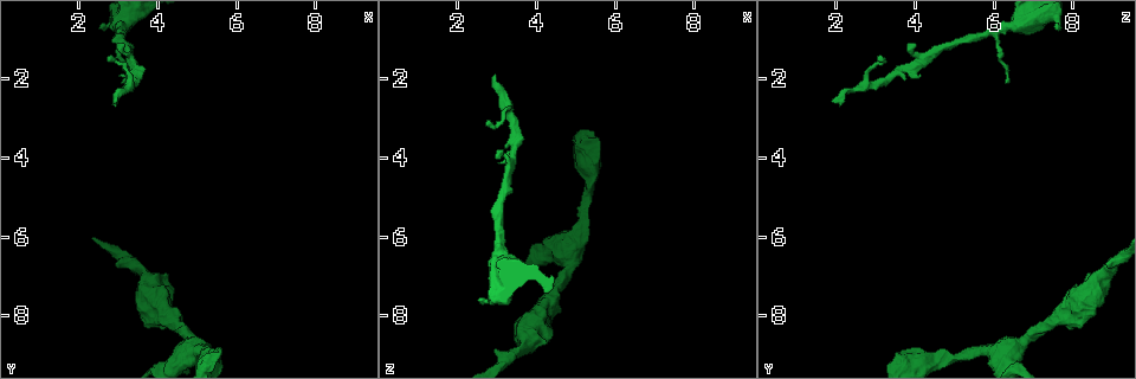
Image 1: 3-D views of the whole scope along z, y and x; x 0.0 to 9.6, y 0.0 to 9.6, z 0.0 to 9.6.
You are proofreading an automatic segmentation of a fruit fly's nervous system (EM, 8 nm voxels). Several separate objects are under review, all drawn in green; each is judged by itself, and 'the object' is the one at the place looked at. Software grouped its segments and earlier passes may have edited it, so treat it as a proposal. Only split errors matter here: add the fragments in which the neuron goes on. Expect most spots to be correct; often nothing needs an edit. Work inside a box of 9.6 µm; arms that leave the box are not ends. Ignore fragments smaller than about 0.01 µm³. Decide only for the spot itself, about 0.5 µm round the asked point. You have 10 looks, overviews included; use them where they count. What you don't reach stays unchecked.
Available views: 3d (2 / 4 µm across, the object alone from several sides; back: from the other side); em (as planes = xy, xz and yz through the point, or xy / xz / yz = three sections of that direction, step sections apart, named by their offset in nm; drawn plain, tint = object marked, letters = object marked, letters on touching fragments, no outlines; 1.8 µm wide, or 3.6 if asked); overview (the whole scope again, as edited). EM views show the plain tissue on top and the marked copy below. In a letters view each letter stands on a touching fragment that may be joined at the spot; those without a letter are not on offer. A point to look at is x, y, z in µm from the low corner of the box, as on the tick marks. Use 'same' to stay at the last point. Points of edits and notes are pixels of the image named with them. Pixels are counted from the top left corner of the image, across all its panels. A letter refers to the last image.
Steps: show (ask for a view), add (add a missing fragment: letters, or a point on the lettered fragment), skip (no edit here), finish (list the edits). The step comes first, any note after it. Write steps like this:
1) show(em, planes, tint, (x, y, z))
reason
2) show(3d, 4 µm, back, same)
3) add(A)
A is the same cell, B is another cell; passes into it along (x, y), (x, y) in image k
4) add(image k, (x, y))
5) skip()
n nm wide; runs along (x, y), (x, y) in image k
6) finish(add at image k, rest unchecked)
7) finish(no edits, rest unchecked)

show(em, planes, letters, (2.95, 2.60, 1.90))
an open end

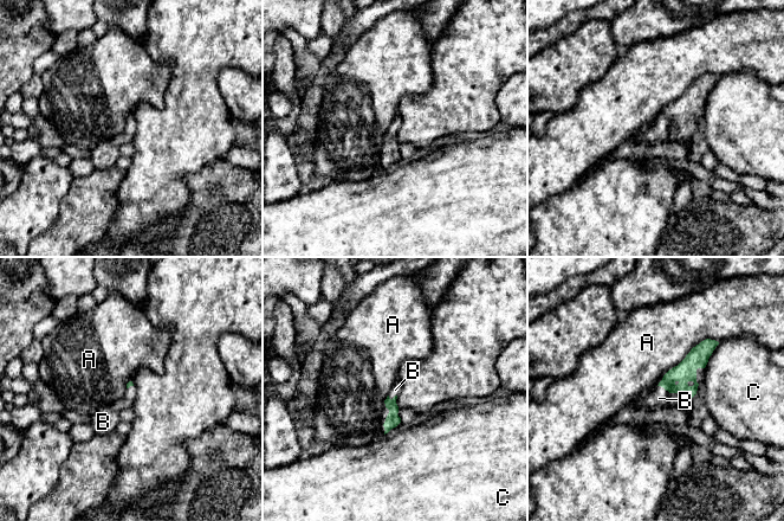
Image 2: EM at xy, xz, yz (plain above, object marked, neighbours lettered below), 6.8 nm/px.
add(B)
A touches over 500 nm; B is the same cell, A and C are other cells; passes into it along (686, 371), (663, 387), (659, 398) in image 2; the neuron continues

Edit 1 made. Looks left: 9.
show(3d, 4 µm, (2.90, 1.15, 4.05))
free end

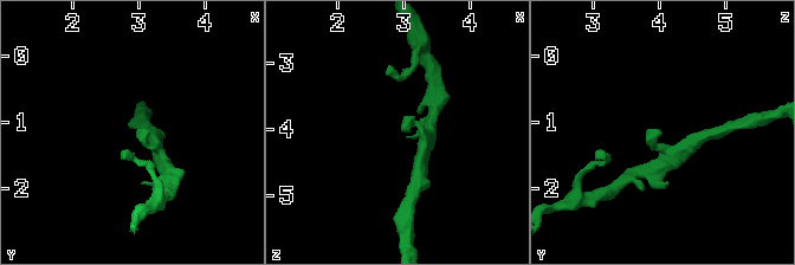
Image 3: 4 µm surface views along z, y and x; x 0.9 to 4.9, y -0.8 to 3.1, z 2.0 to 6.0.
show(em, planes, letters, (2.95, 1.20, 4.05))
shape alone is not enough

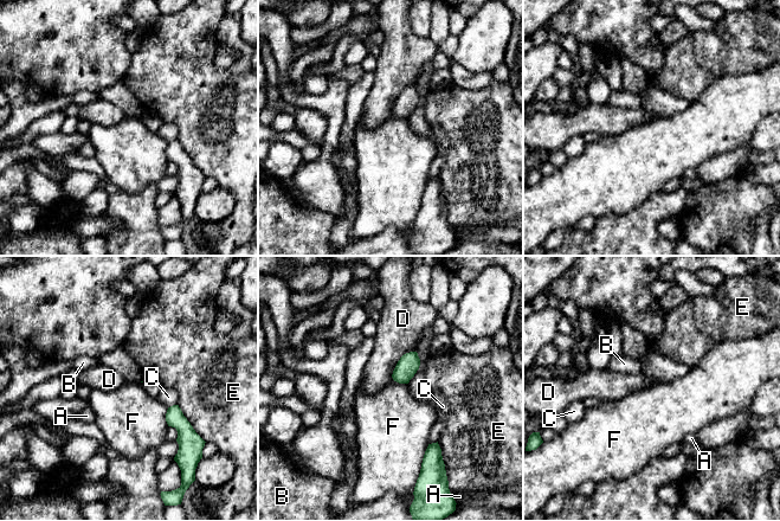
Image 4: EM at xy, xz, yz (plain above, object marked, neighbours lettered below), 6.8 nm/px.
skip()
A, B, C, D, E and F are other cells; border along (429, 444), (420, 464) in image 4; no lettered fragment goes on from it

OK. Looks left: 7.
show(3d, 4 µm, (3.05, 2.10, 6.30))
branch stops here

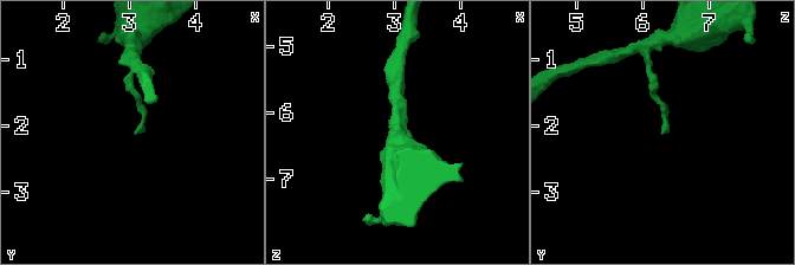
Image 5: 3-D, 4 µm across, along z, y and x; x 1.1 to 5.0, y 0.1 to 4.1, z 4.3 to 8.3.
show(em, planes, letters, (3.10, 2.15, 6.30))
now the EM

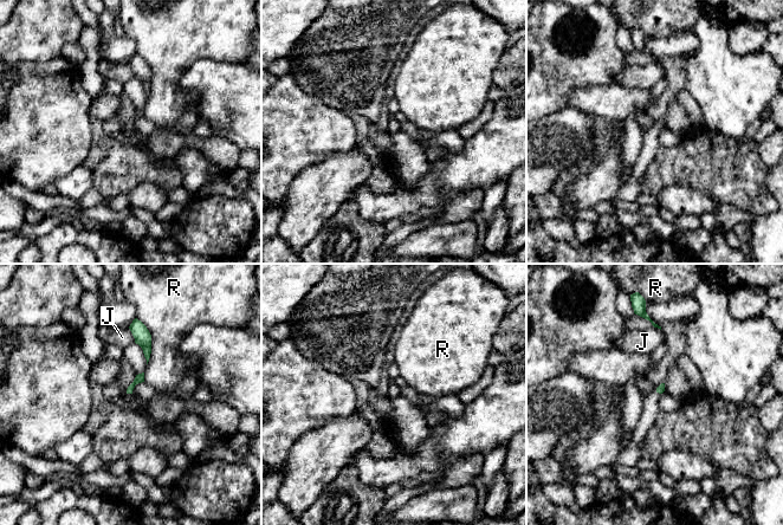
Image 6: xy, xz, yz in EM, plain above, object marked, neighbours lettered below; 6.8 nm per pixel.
skip()
J and R are other cells; border along (136, 317), (150, 335), (147, 364) in image 6; no lettered fragment goes on from it

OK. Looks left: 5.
show(em, xy, step 16, tint, (4.25, 7.00, 8.70))

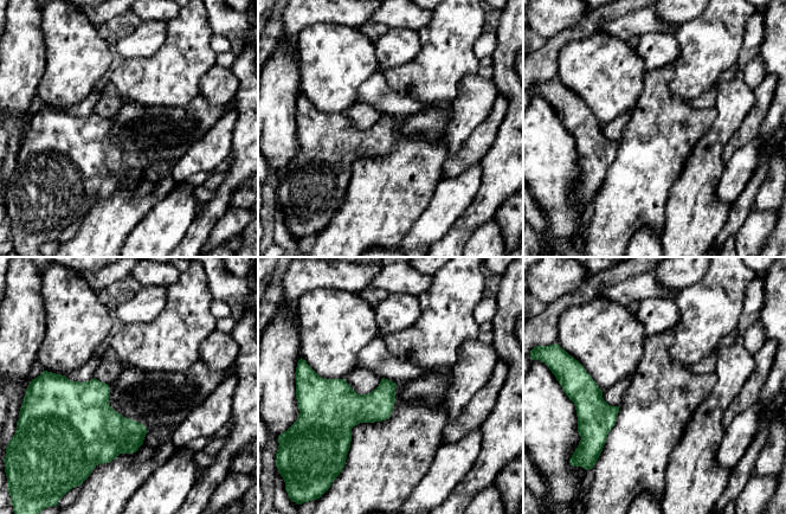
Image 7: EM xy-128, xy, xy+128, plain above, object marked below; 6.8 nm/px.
show(em, planes, letters, same)

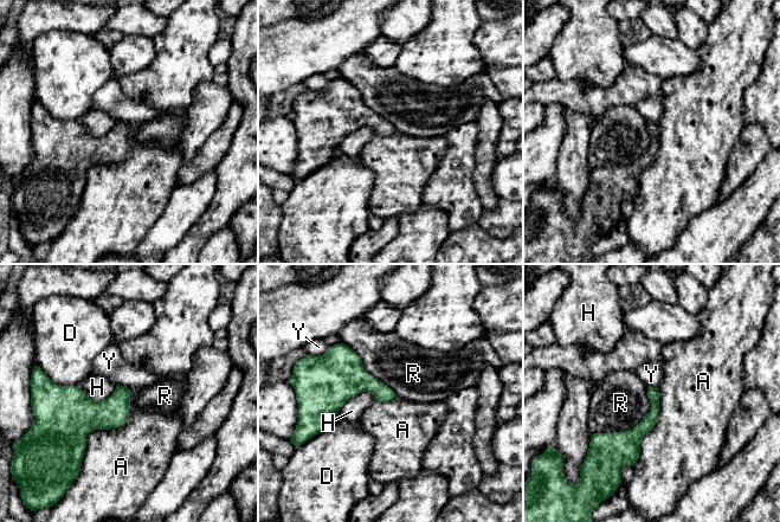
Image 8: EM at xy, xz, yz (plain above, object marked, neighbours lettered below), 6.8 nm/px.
skip()
A touches over 600 nm; A, D, H, R and Y are other cells; no lettered fragment goes on from it

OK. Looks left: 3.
finish(add at image 2, rest unchecked)

